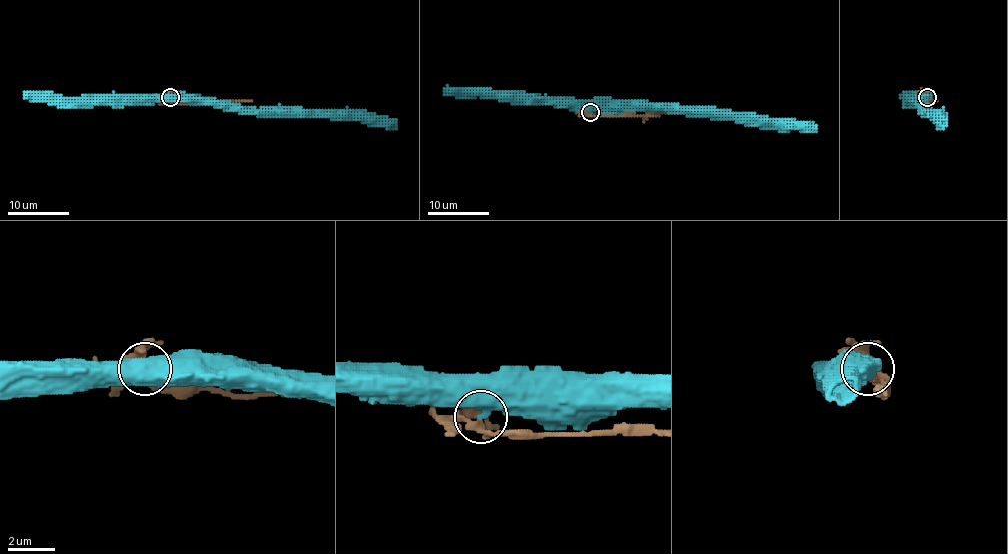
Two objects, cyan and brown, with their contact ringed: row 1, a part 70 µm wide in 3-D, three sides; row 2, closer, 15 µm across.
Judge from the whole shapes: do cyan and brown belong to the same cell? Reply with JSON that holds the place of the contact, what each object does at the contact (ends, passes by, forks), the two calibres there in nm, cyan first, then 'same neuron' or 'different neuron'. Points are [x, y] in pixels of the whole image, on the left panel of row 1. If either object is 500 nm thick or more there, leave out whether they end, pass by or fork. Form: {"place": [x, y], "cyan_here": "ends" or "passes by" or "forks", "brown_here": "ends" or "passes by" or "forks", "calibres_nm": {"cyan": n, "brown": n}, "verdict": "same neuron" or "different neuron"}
{"place": [170, 97], "cyan_here": "ends", "brown_here": "passes by", "calibres_nm": {"cyan": 480, "brown": 260}, "verdict": "different neuron"}

